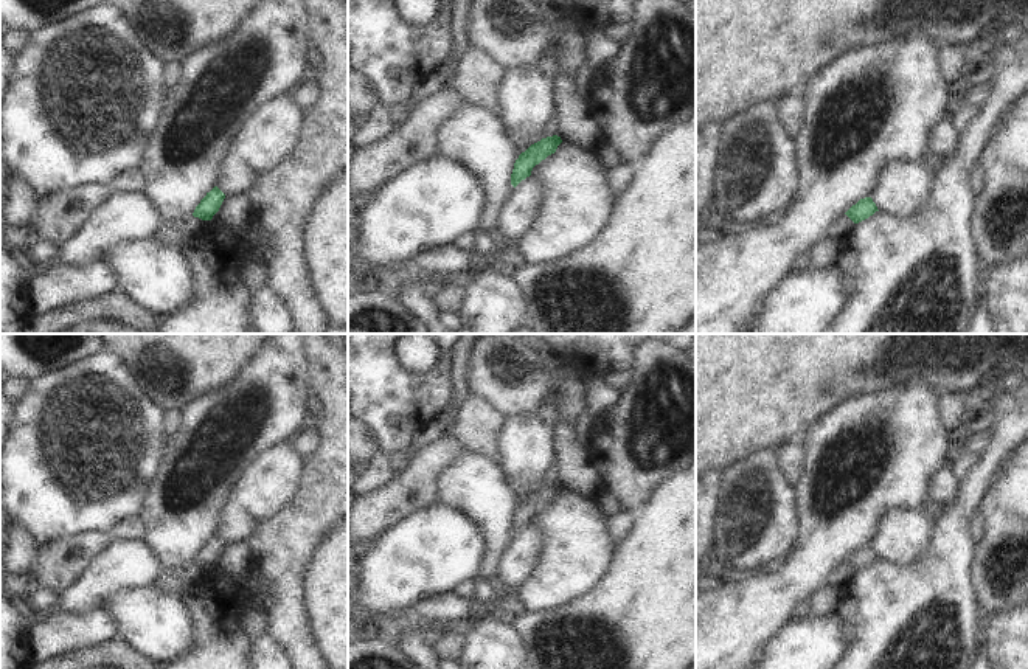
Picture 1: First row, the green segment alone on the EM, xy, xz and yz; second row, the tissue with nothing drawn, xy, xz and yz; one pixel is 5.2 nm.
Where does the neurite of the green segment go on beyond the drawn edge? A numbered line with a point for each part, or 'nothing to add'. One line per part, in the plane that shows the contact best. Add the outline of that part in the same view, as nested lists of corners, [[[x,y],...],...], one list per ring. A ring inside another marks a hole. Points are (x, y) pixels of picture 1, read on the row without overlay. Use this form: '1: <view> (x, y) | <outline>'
nothing to add

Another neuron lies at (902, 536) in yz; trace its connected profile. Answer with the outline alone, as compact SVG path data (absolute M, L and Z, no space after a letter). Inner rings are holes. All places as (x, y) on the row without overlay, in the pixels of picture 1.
M930 509L890 511L879 522L871 546L885 562L912 563L927 549L932 520Z

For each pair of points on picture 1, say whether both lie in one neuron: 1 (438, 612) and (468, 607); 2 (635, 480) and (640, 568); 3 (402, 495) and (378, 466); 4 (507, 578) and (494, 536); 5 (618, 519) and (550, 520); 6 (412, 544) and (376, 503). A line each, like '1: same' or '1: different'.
1: same
2: different
3: different
4: different
5: different
6: different

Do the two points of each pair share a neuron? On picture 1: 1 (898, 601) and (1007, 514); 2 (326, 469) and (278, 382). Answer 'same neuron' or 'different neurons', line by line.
1: different neurons
2: different neurons

